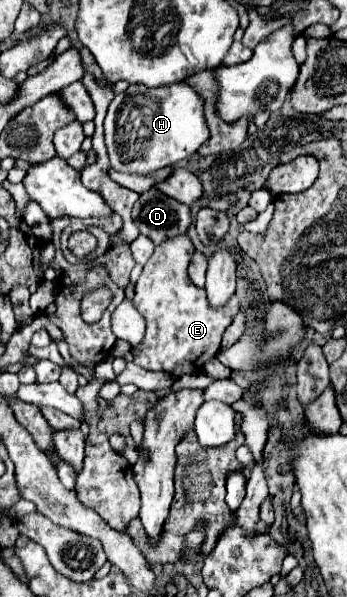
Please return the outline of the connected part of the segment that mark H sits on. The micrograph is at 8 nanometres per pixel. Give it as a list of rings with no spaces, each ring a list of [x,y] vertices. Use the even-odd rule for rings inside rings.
[[[173,82],[159,88],[147,88],[141,84],[131,84],[125,92],[117,94],[107,108],[105,116],[105,146],[111,160],[111,166],[121,172],[149,174],[157,168],[175,164],[183,158],[189,158],[197,148],[209,138],[209,128],[203,114],[203,98],[187,82]]]

